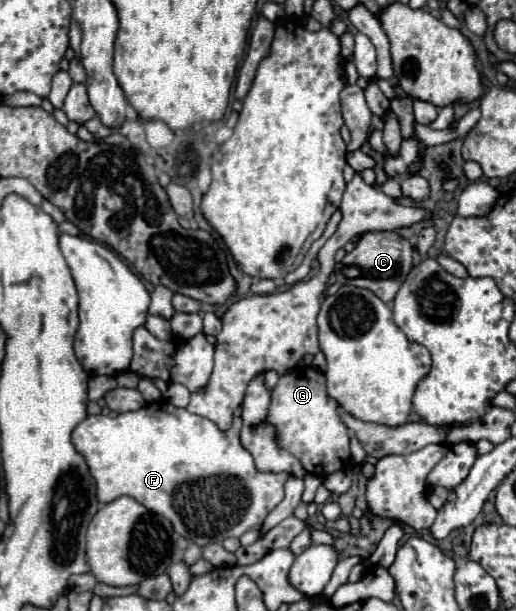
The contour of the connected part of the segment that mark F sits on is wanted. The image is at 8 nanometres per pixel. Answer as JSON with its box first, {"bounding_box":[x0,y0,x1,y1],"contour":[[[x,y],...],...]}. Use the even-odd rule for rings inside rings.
{"bounding_box":[72,399,290,547],"contour":[[[160,399],[116,417],[88,415],[72,431],[72,443],[86,459],[90,475],[96,481],[98,503],[104,505],[118,495],[130,495],[146,509],[170,519],[178,535],[204,547],[208,543],[220,543],[226,537],[240,537],[250,527],[264,523],[266,515],[284,499],[284,483],[290,475],[258,471],[254,457],[240,443],[240,427],[240,411],[236,411],[230,431],[220,431],[210,419],[202,419]]]}

